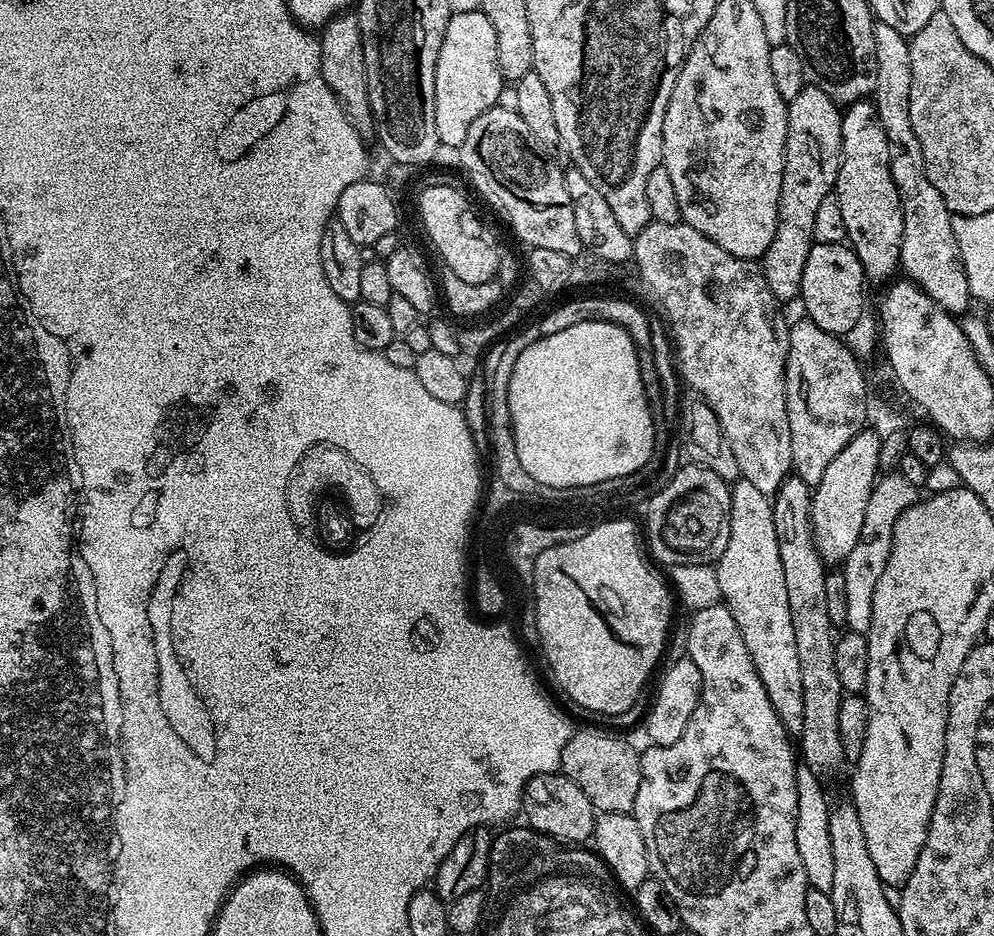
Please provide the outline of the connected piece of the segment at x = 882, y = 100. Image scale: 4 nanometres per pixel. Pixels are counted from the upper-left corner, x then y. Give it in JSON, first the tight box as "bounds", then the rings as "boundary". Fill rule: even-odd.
{"bounds":[873,23,972,314],"boundary":[[[873,23],[876,43],[876,90],[874,103],[876,117],[886,130],[890,146],[890,174],[898,186],[900,203],[904,205],[900,268],[903,275],[916,284],[942,310],[953,314],[969,311],[972,295],[966,282],[966,270],[954,238],[953,213],[949,212],[942,194],[934,190],[934,182],[926,174],[926,162],[910,126],[910,50],[908,40],[894,26]]]}

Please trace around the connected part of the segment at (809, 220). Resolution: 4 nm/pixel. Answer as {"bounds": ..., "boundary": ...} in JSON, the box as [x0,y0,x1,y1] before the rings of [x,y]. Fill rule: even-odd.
{"bounds":[762,86,842,301],"boundary":[[[805,86],[798,98],[787,101],[788,137],[784,173],[778,198],[778,226],[774,242],[762,258],[764,277],[777,301],[796,300],[802,286],[802,270],[813,246],[814,217],[822,198],[833,195],[842,150],[842,108],[822,90]]]}

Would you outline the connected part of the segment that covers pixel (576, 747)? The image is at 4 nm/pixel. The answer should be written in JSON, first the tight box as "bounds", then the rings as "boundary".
{"bounds":[559,728,642,813],"boundary":[[[580,728],[573,731],[572,737],[562,750],[559,771],[586,798],[590,798],[597,813],[631,813],[634,798],[638,798],[638,786],[642,782],[640,773],[640,752],[624,736],[611,732],[608,728]]]}

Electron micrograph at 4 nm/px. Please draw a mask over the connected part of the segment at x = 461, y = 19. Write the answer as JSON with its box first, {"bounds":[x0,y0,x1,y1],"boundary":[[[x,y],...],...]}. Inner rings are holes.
{"bounds":[434,10,506,149],"boundary":[[[478,10],[475,12],[452,12],[448,18],[446,34],[442,38],[442,50],[438,54],[438,62],[434,70],[434,130],[438,134],[441,145],[446,149],[460,149],[466,142],[466,134],[470,134],[470,126],[486,114],[486,110],[497,107],[501,103],[500,95],[504,92],[506,81],[498,66],[498,38],[494,34],[494,22],[486,18]]]}

